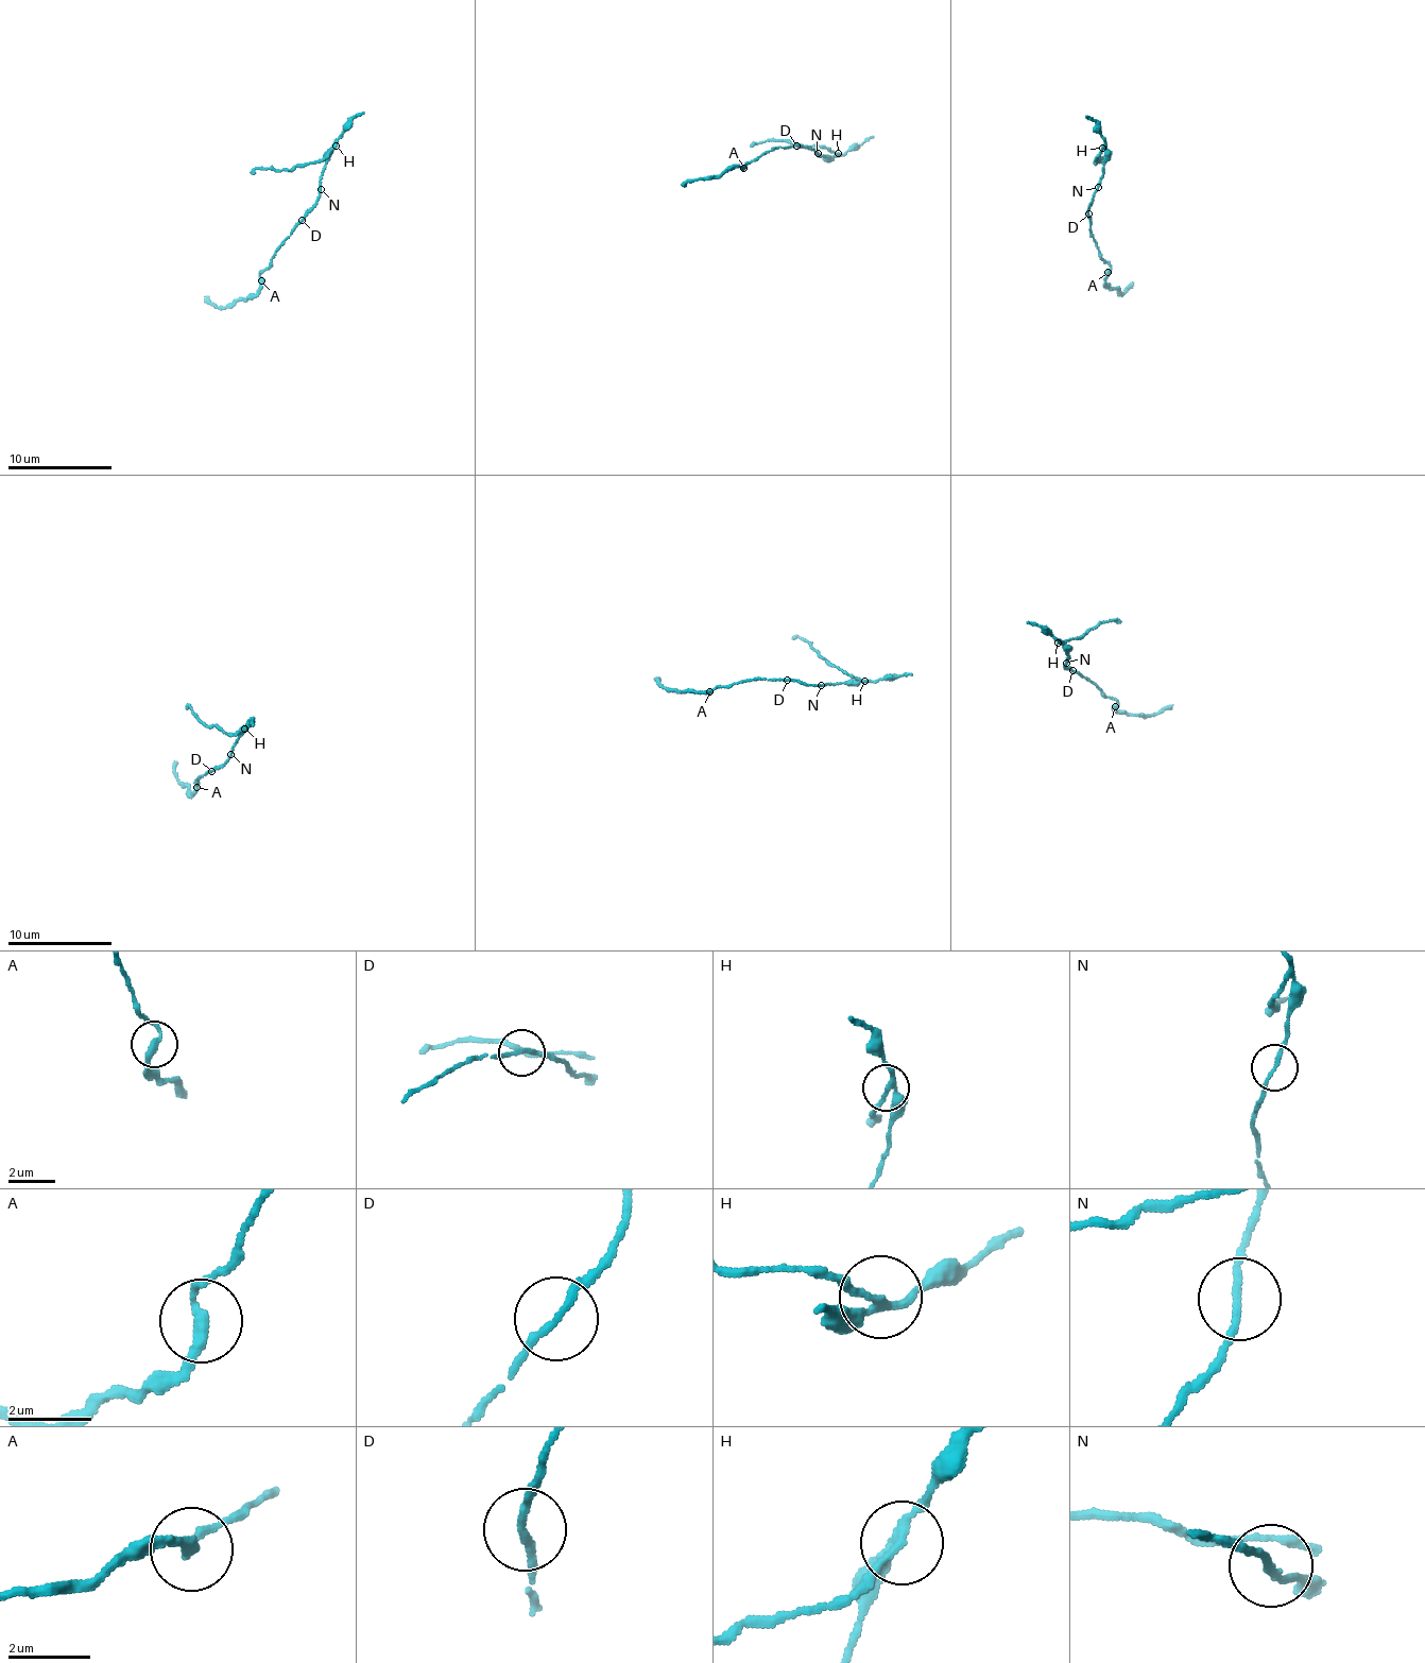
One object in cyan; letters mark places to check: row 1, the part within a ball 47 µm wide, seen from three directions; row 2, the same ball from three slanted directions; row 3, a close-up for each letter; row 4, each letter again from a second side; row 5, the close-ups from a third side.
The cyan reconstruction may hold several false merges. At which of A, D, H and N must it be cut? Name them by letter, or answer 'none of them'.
A, H

